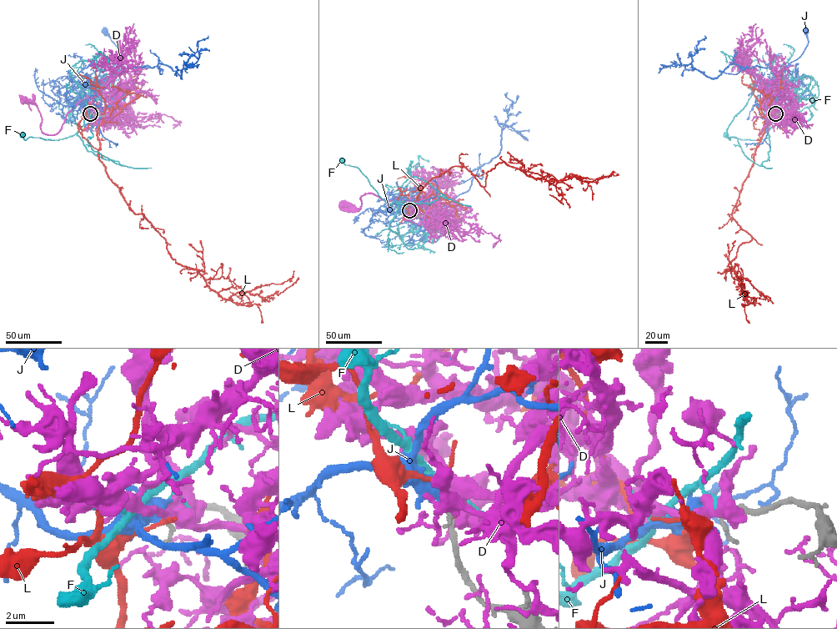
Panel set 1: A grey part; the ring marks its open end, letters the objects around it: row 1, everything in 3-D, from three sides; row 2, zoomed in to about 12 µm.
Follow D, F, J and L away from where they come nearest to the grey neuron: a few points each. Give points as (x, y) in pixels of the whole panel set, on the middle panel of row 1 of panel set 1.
D: (410, 210), (406, 206), (413, 203), (398, 198), (386, 201), (372, 193), (360, 197), (359, 208), (343, 205)
F: (410, 210), (403, 201), (386, 203), (360, 169), (344, 164), (342, 159)
J: (409, 210), (399, 210), (413, 213), (423, 220), (435, 216), (441, 223), (439, 238), (433, 242), (425, 240)
L: (409, 210), (418, 188), (455, 166), (484, 186), (487, 173), (503, 162), (548, 180), (618, 173)

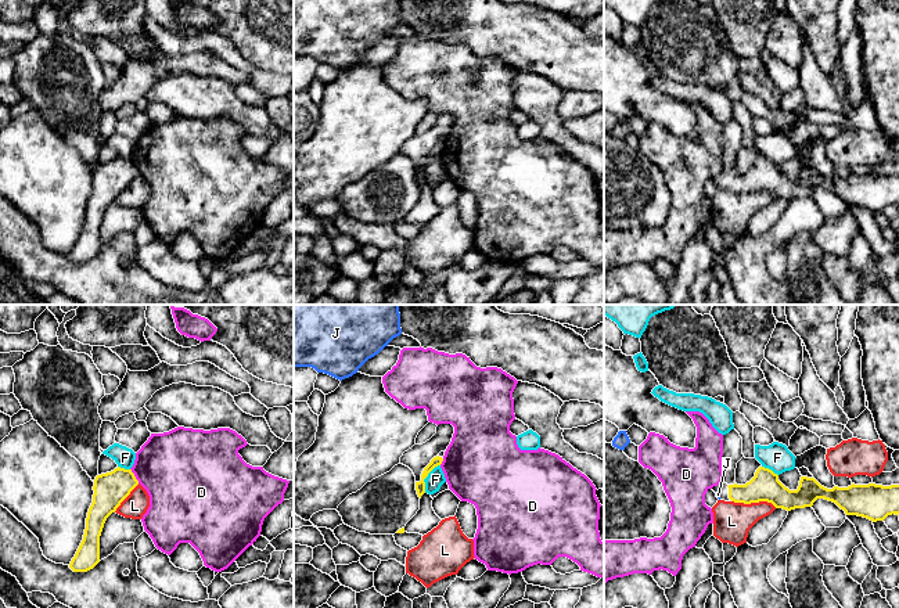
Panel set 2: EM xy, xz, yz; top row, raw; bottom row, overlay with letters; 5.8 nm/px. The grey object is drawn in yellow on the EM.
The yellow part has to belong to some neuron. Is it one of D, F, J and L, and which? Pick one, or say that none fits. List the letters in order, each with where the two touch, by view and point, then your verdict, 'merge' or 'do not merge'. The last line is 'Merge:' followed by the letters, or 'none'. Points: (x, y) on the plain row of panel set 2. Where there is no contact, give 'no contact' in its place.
D: xy (133, 165) | do not merge
F: xz (425, 166) | do not merge
J: no contact | merge
L: yz (754, 191) | do not merge
Merge: J

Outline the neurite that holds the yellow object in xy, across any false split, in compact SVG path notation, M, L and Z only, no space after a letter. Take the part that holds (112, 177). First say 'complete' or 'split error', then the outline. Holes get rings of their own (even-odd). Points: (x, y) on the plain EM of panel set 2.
complete | M121 157L96 166L83 230L69 253L73 262L87 262L100 252L100 226L104 213L137 175L132 159Z

